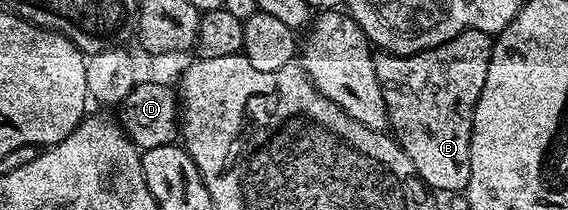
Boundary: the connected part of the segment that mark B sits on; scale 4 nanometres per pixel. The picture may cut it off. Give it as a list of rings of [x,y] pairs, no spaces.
[[[468,29],[439,47],[411,55],[381,51],[374,56],[375,75],[383,91],[383,103],[387,103],[388,128],[407,159],[411,159],[421,182],[438,194],[462,192],[471,179],[471,127],[475,119],[475,103],[479,103],[483,83],[487,83],[487,67],[491,63],[493,43],[494,38],[490,34]]]

